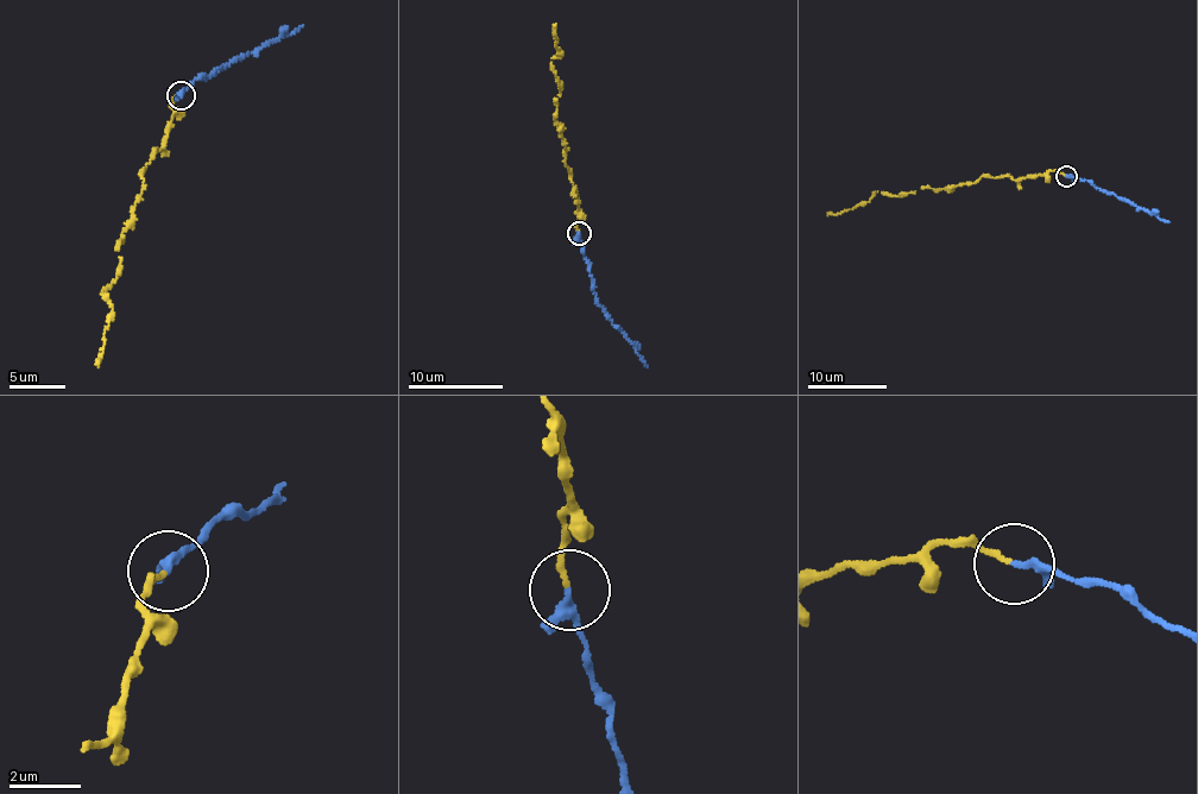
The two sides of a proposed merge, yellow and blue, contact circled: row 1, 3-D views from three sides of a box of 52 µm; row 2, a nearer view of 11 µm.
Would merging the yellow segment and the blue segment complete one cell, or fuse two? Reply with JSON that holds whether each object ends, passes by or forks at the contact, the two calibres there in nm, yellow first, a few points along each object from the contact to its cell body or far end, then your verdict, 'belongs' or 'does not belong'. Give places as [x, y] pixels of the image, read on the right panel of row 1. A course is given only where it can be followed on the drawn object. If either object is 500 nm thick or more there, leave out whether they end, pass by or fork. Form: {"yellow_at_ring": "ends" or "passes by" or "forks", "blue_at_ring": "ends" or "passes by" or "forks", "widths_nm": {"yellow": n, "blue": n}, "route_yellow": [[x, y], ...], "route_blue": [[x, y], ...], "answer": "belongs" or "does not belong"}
{"yellow_at_ring": "ends", "blue_at_ring": "passes by", "widths_nm": {"yellow": 150, "blue": 200}, "route_yellow": [[1065, 175], [1047, 170], [1017, 180], [981, 176], [972, 183], [900, 195], [877, 191], [851, 209], [827, 213]], "route_blue": [[1065, 175], [1090, 181], [1102, 190], [1170, 222]], "answer": "belongs"}

